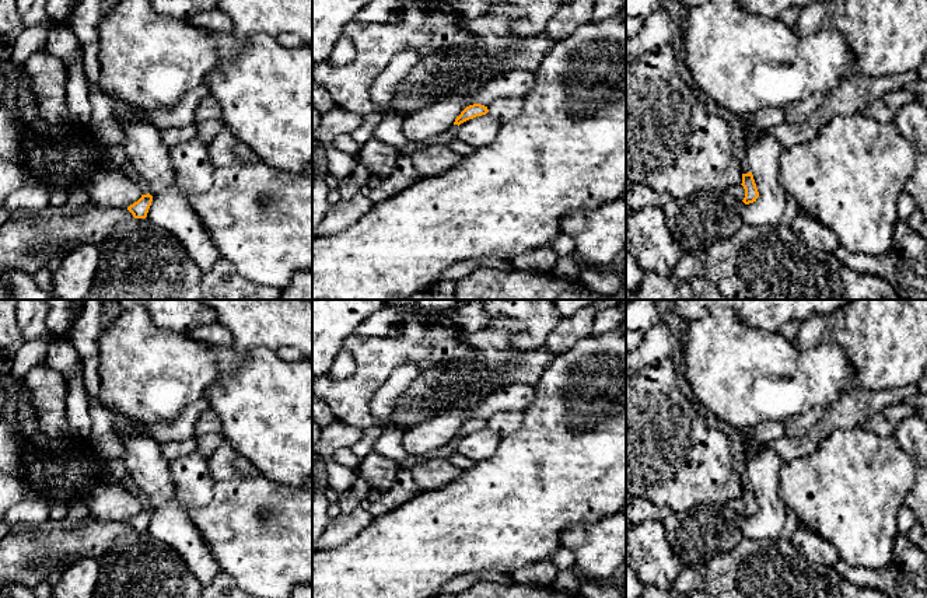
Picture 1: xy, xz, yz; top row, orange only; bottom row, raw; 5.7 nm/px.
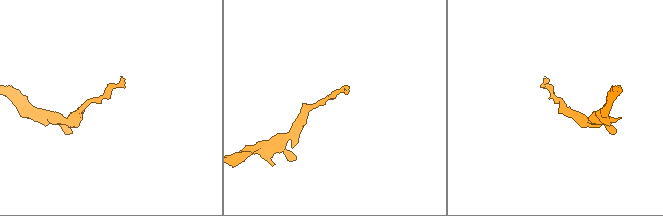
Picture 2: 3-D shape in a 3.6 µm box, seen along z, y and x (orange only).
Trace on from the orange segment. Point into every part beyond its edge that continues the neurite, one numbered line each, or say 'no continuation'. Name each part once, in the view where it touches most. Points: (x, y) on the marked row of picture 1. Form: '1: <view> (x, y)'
no continuation

